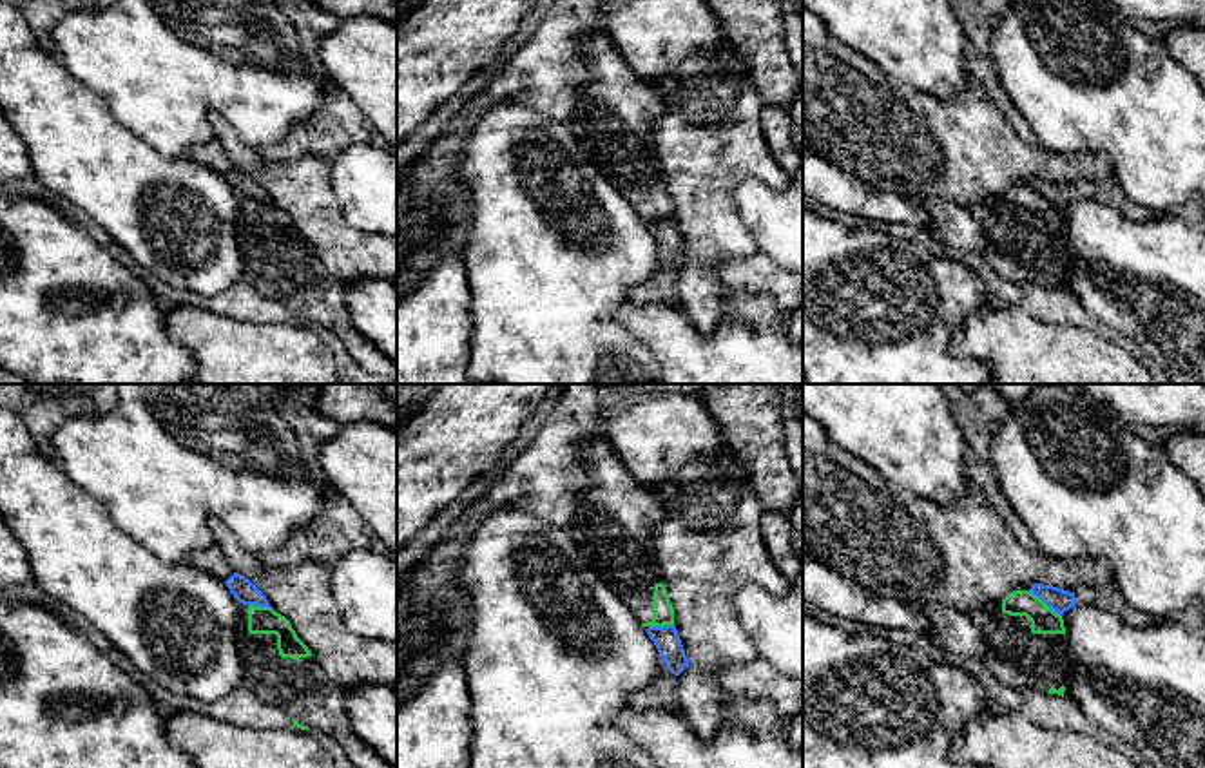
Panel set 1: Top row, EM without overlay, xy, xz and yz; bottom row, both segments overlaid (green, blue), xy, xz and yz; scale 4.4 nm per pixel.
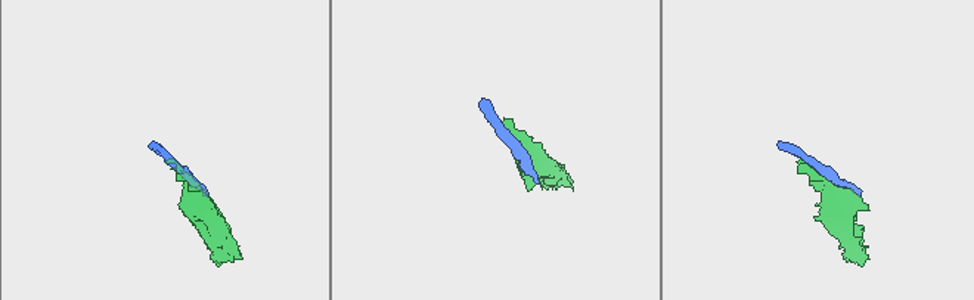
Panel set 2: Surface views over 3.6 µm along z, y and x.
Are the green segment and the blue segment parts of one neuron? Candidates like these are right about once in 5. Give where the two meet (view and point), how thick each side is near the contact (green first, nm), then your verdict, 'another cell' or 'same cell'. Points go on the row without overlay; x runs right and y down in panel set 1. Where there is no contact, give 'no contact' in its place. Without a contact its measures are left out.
contact yz (1044, 198); calibres 120 and 100 nm; another cell

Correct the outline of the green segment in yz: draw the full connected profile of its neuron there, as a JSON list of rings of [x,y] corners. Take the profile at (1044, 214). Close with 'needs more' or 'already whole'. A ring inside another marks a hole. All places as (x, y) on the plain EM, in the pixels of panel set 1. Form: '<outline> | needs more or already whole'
[[[1013,185],[1002,196],[971,206],[937,199],[921,203],[931,217],[930,234],[946,246],[982,257],[1006,281],[1064,292],[1069,261],[1064,214],[1031,185]]] | needs more

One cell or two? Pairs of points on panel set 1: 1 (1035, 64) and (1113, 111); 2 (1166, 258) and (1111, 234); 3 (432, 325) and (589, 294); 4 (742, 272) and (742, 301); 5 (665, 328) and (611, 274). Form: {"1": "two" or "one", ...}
{"1": "one", "2": "one", "3": "two", "4": "two", "5": "two"}

